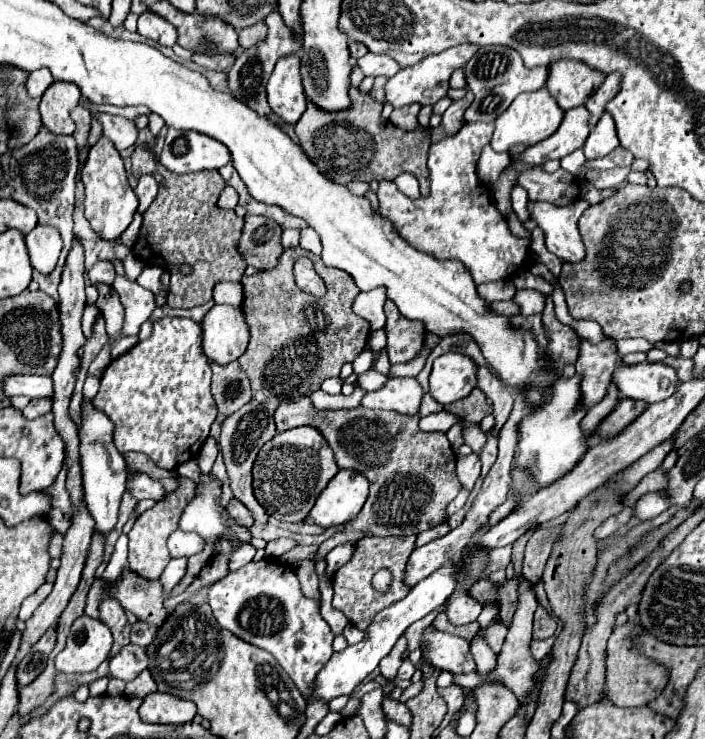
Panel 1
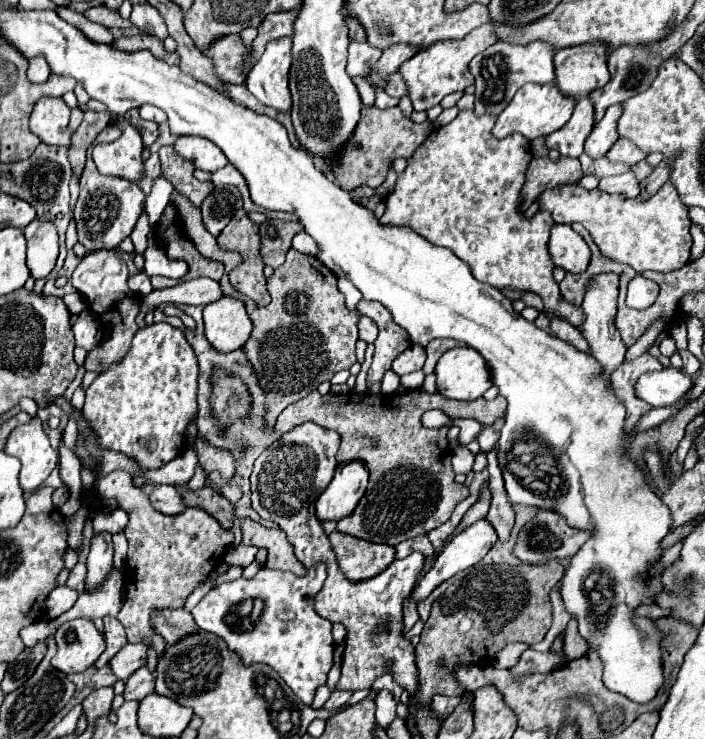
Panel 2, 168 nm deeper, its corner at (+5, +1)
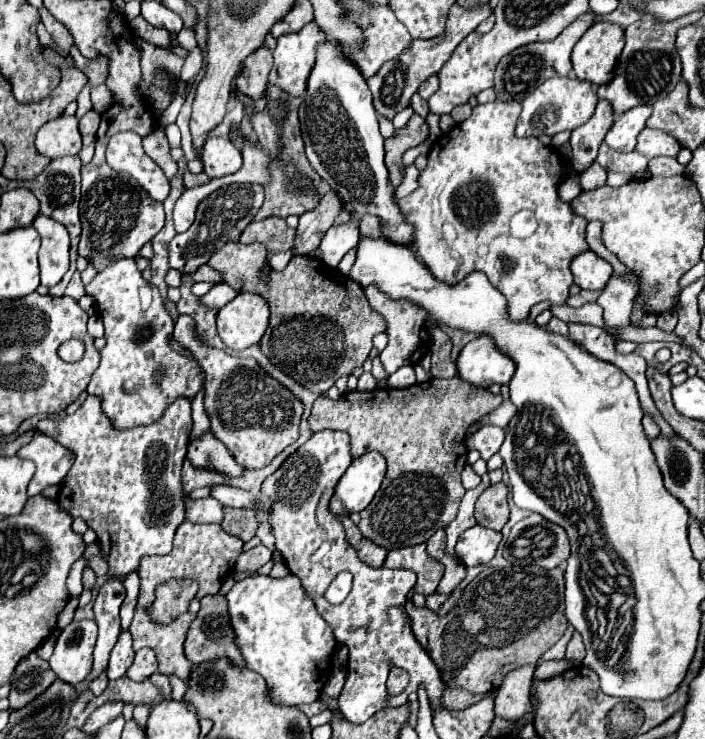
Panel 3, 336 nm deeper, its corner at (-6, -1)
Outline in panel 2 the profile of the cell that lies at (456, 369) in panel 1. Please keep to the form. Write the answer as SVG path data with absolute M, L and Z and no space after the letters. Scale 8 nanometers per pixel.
M470 346L448 350L434 372L438 392L454 400L476 400L492 386L486 360Z

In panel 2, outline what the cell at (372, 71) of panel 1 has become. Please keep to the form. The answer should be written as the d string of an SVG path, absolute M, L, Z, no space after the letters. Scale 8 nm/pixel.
M350 40L348 46L348 74L354 76L366 76L368 70L372 68L372 64L376 64L376 60L380 58L380 50L370 46L368 42L356 42Z

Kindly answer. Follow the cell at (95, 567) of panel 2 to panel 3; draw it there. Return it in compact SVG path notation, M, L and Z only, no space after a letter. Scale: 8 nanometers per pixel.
M107 576L107 580L101 584L97 590L97 598L93 602L93 612L95 612L95 622L99 626L99 636L97 636L97 646L95 646L95 664L91 674L87 676L85 682L77 686L77 692L81 694L87 690L89 680L99 676L109 662L109 652L115 646L119 634L121 634L121 624L119 624L119 606L125 598L125 588L119 576Z

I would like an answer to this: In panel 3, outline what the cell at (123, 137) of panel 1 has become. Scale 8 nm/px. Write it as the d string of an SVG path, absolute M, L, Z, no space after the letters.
M123 132L111 138L107 164L115 172L123 172L135 178L153 200L163 202L169 196L167 176L157 166L157 162L149 154L145 154L141 146L141 136L137 136L135 132Z

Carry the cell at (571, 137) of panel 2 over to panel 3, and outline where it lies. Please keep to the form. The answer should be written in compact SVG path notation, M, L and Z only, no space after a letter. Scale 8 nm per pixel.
M599 100L595 114L583 126L579 126L571 132L573 166L577 172L585 170L595 160L599 144L603 142L611 124L613 124L611 104L607 100Z

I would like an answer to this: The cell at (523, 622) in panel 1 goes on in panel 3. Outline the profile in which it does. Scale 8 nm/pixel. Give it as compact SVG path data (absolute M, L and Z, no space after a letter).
M561 658L561 660L547 660L547 662L541 662L537 664L535 668L535 678L553 678L557 674L563 674L565 670L571 670L573 668L573 662L567 660L567 658Z

